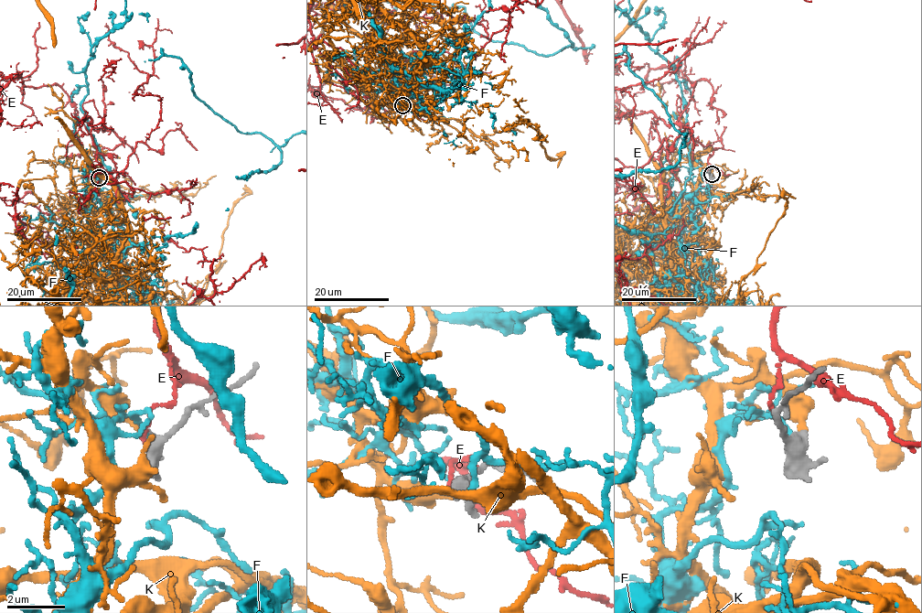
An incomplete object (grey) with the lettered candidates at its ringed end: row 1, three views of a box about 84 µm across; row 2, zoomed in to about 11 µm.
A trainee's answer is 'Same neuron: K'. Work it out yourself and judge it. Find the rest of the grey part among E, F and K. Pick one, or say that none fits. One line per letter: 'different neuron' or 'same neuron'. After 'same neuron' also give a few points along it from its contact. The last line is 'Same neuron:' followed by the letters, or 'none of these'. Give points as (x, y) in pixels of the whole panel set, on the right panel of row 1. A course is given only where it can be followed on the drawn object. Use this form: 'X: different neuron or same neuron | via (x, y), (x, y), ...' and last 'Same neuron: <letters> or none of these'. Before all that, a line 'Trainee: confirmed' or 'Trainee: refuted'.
Trainee: confirmed
E: different neuron
F: different neuron
K: same neuron
Same neuron: K

